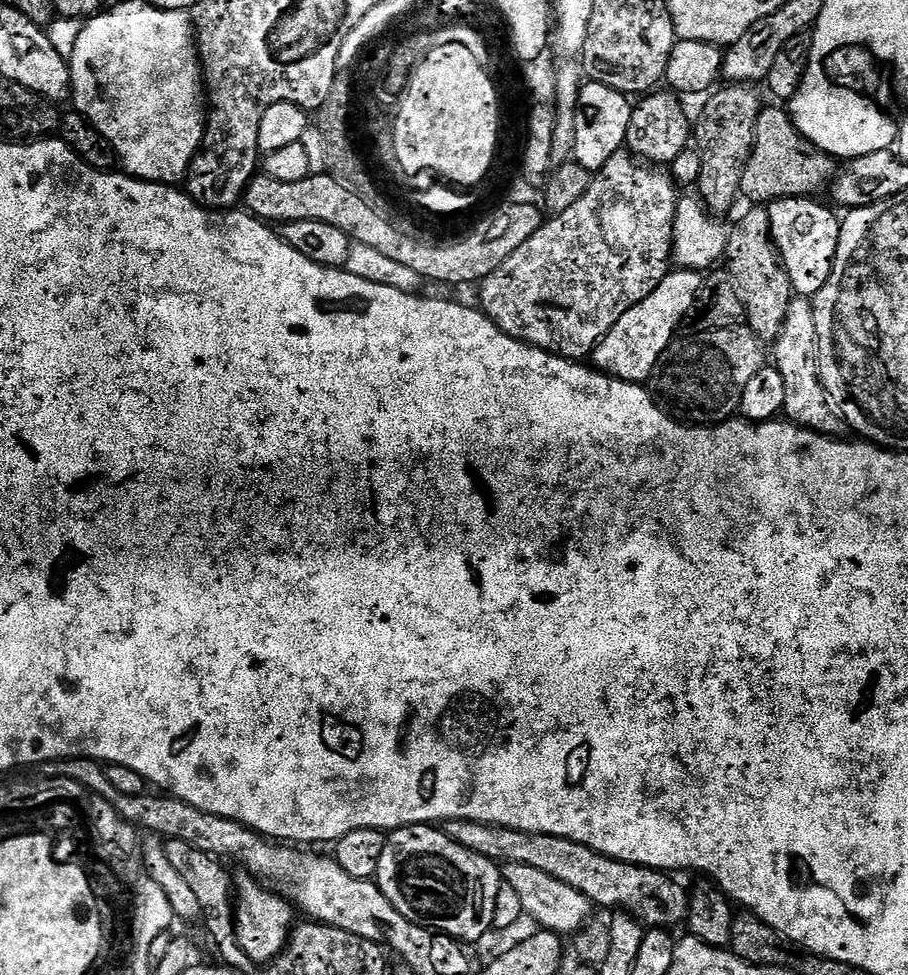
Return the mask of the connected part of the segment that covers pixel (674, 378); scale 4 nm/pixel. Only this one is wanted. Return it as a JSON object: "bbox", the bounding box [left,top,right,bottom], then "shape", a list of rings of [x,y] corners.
{"bbox":[646,326,765,426],"shape":[[[747,326],[691,335],[684,341],[681,339],[671,344],[662,358],[658,358],[646,381],[647,387],[653,397],[681,421],[693,426],[723,424],[739,413],[746,382],[750,382],[750,378],[765,367],[765,345]]]}

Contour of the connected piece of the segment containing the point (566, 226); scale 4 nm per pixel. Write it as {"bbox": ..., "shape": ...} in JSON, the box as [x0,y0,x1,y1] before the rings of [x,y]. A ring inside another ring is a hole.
{"bbox":[478,151,677,362],"shape":[[[627,151],[615,152],[600,167],[590,190],[586,190],[586,194],[582,194],[582,198],[578,198],[578,202],[574,202],[574,206],[570,206],[570,210],[555,213],[551,218],[545,219],[538,234],[534,234],[534,238],[528,239],[523,246],[518,246],[518,250],[514,250],[514,254],[510,254],[510,258],[506,258],[506,262],[502,262],[502,266],[498,266],[498,270],[494,270],[494,274],[479,281],[478,307],[480,311],[485,316],[489,316],[506,335],[519,340],[521,344],[528,344],[531,348],[541,348],[544,352],[548,352],[552,356],[560,356],[564,360],[580,362],[591,357],[593,350],[596,349],[596,343],[612,329],[614,322],[618,322],[618,318],[622,318],[622,314],[626,314],[626,310],[638,306],[638,302],[642,302],[642,298],[646,298],[646,294],[654,294],[658,282],[662,282],[668,277],[670,265],[673,263],[672,235],[674,234],[677,199],[677,185],[667,171],[656,166],[649,166]]]}

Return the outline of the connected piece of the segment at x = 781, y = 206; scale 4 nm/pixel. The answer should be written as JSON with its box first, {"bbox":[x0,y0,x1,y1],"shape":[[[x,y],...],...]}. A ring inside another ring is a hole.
{"bbox":[767,196,842,298],"shape":[[[791,196],[775,200],[774,203],[767,205],[772,241],[776,244],[780,261],[783,262],[786,274],[790,278],[793,293],[809,298],[815,298],[818,290],[822,290],[822,286],[826,286],[826,282],[830,278],[830,270],[834,266],[834,258],[838,250],[838,238],[842,223],[839,215],[836,217],[826,205],[819,204],[818,201],[819,199],[816,198]]]}

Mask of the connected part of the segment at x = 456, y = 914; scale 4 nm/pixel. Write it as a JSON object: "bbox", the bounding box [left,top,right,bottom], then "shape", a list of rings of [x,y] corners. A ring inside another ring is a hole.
{"bbox":[374,824,502,942],"shape":[[[411,824],[405,828],[391,829],[387,833],[374,879],[394,910],[410,922],[423,924],[426,928],[465,942],[477,942],[487,932],[493,931],[494,901],[498,898],[502,883],[502,872],[497,861],[482,858],[482,854],[474,854],[466,850],[466,846],[458,846],[458,842],[451,840],[439,827]]]}

